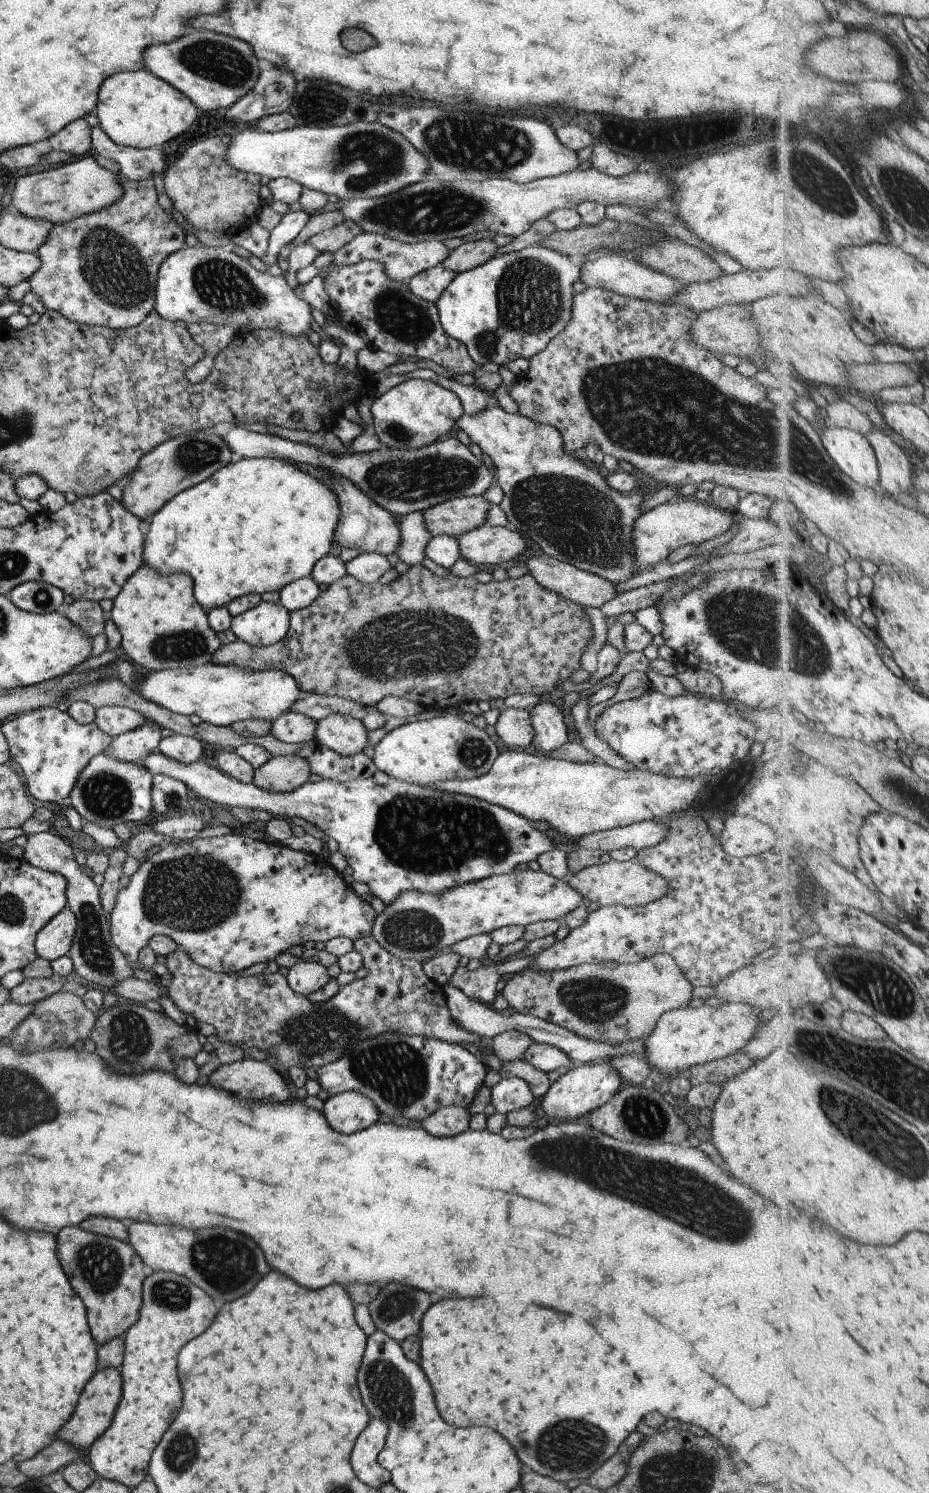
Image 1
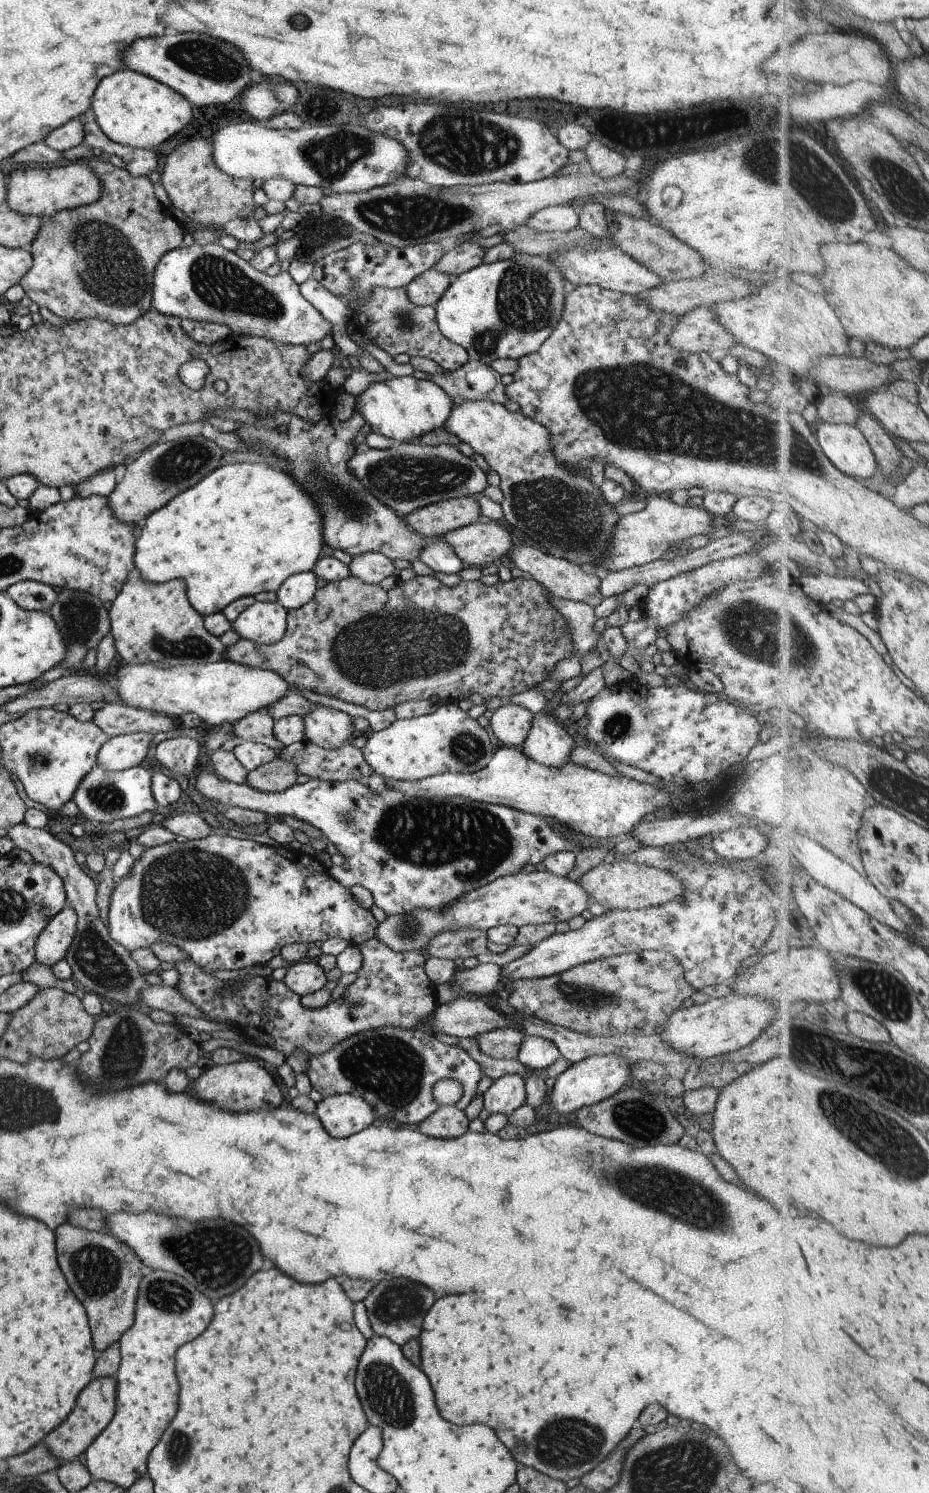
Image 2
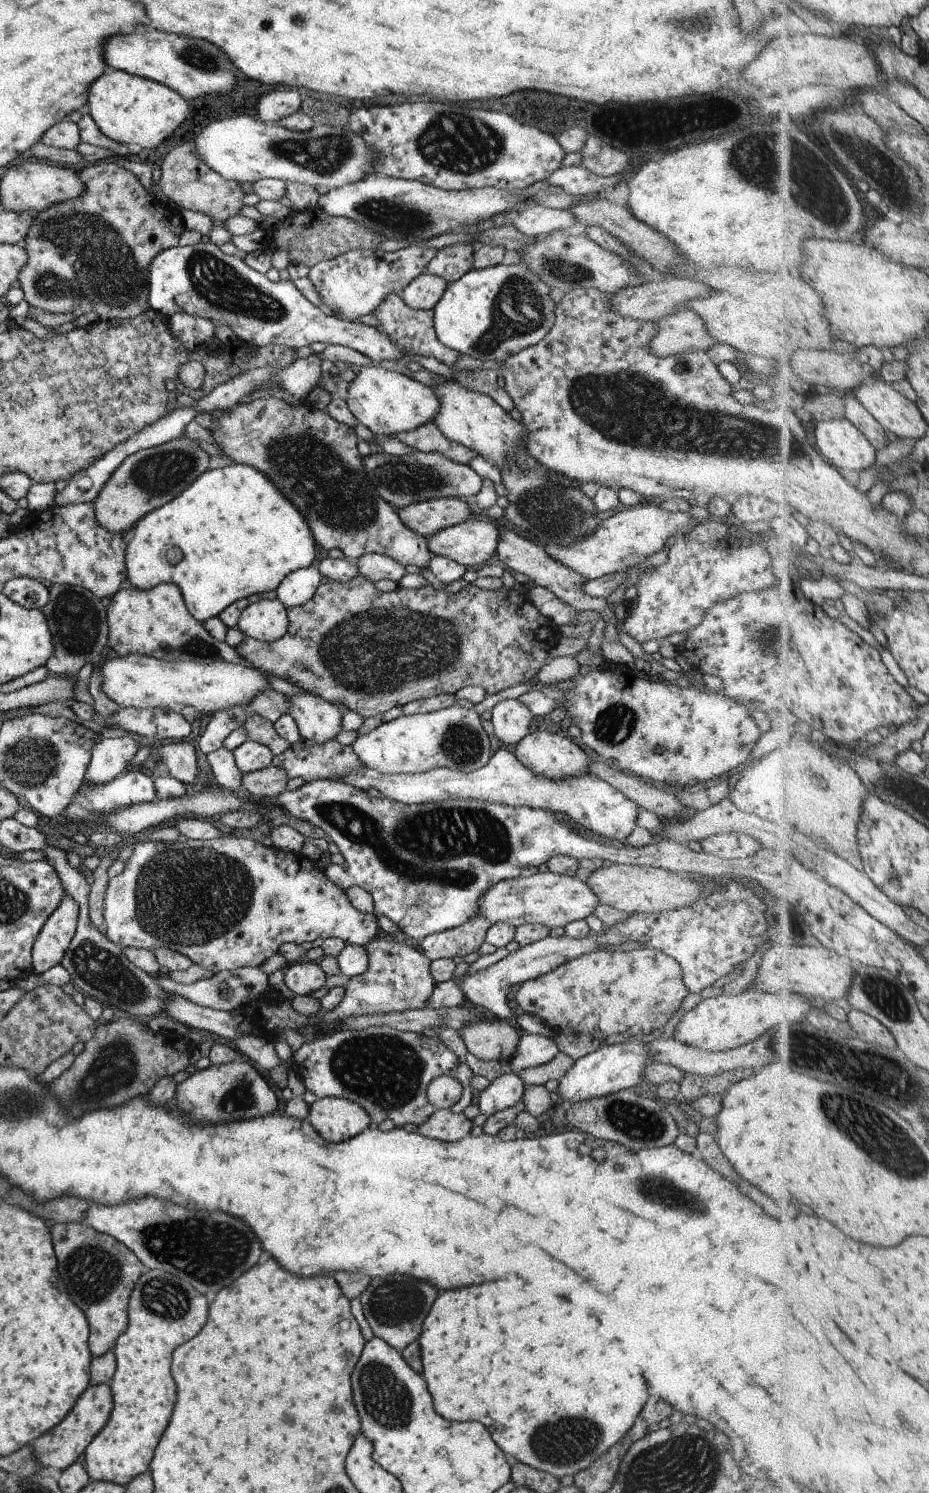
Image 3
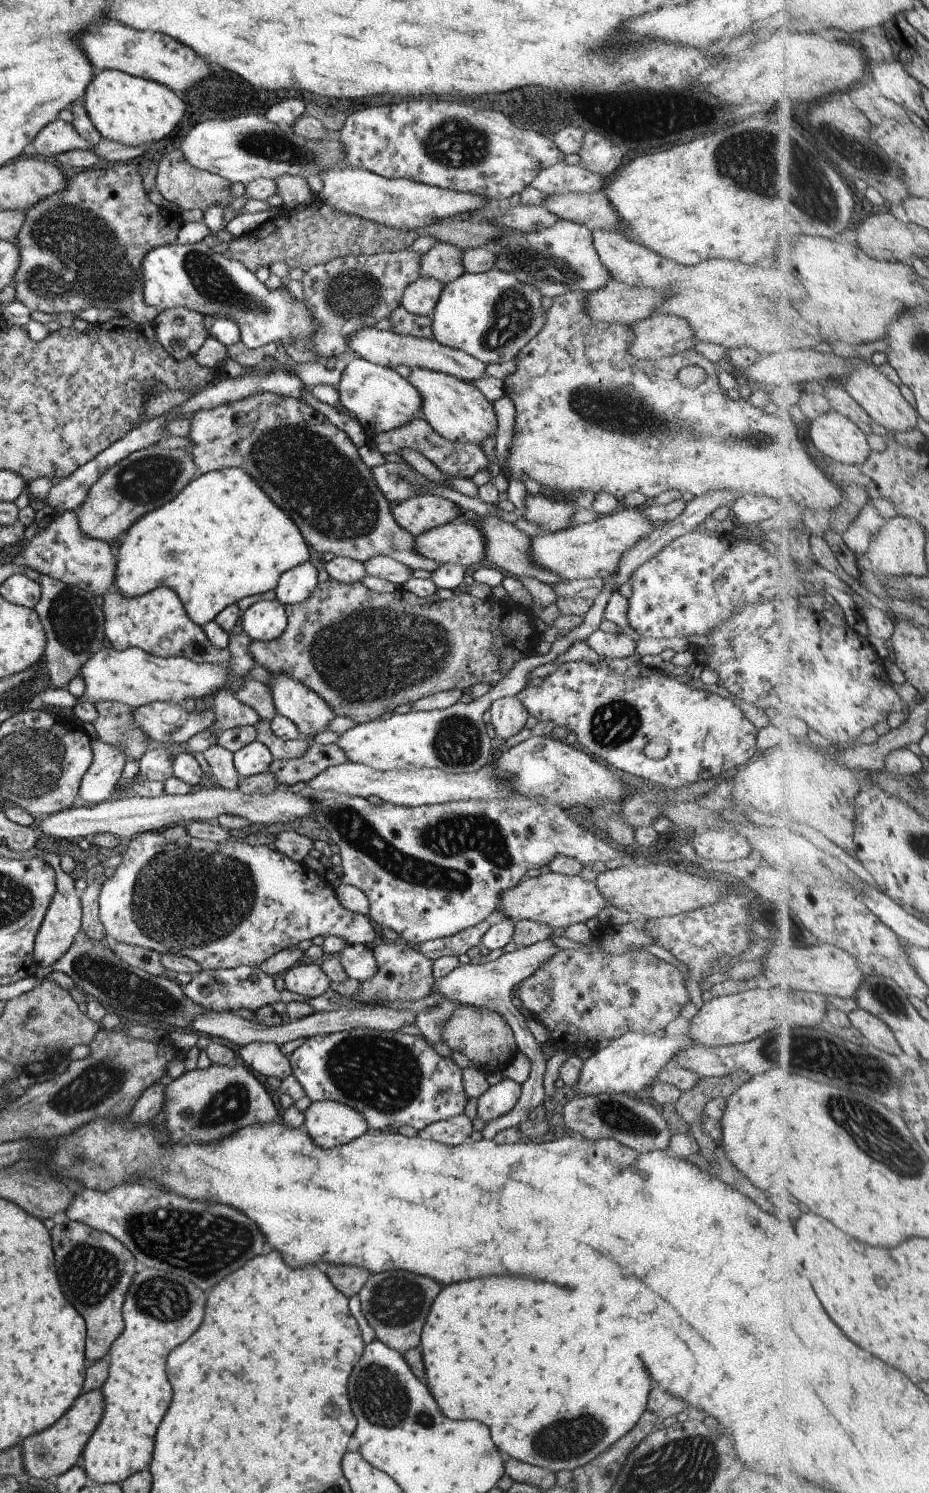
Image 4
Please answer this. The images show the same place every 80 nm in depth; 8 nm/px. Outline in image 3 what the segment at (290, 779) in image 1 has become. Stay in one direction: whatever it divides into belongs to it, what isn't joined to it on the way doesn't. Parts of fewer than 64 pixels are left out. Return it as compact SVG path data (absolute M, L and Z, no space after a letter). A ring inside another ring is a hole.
M277 765L245 773L242 775L240 792L253 797L274 797L285 790L288 778L285 771Z

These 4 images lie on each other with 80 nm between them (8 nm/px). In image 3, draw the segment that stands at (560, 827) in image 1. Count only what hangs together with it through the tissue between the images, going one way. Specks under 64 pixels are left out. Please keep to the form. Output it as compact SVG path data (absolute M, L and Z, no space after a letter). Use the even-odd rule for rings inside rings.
M511 748L497 749L489 757L487 764L471 772L443 767L424 773L384 775L362 766L359 770L351 771L335 780L346 782L354 789L362 791L375 788L381 796L406 805L435 803L447 799L477 799L512 807L541 809L555 814L559 812L577 826L581 826L583 831L609 838L618 845L622 845L625 837L636 827L635 819L640 812L634 801L593 774L585 773L554 781L526 769L526 766L516 759Z

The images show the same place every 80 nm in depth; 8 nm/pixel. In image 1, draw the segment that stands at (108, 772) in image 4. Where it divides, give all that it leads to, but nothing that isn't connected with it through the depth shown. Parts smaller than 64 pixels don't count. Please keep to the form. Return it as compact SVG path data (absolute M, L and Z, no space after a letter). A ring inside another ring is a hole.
M143 721L137 729L112 737L104 753L120 761L139 763L147 753L156 749L162 739L161 729L153 721Z

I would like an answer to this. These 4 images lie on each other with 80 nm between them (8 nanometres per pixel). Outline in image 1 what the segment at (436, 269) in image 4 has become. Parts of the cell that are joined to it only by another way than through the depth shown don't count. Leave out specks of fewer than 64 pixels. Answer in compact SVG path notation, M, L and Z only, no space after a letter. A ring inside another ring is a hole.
M491 238L465 242L453 249L441 265L456 275L487 262L496 254L496 248Z

